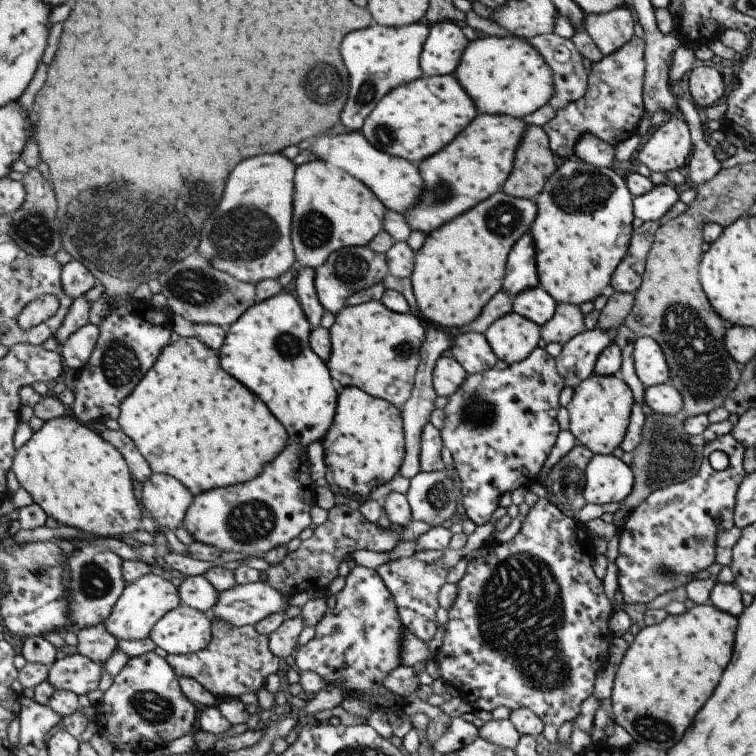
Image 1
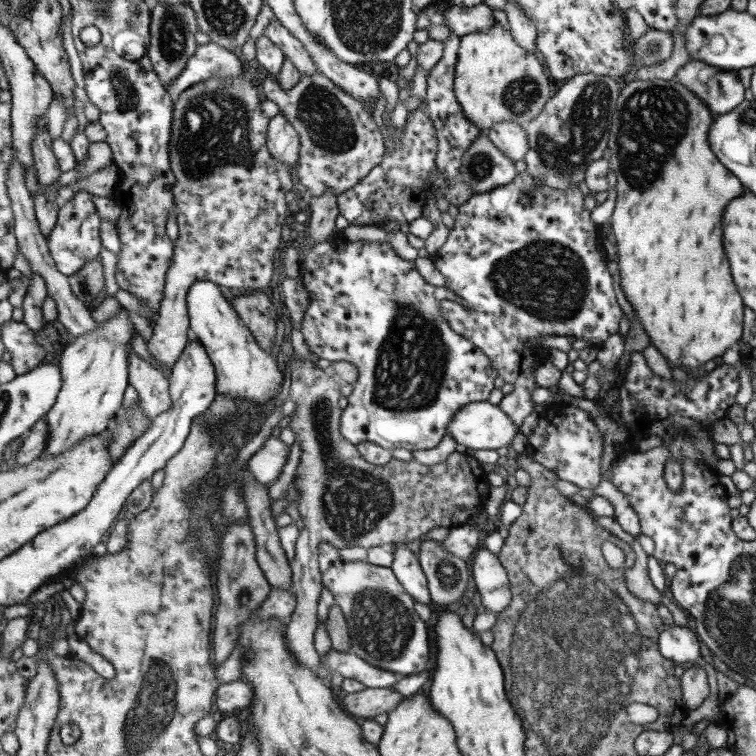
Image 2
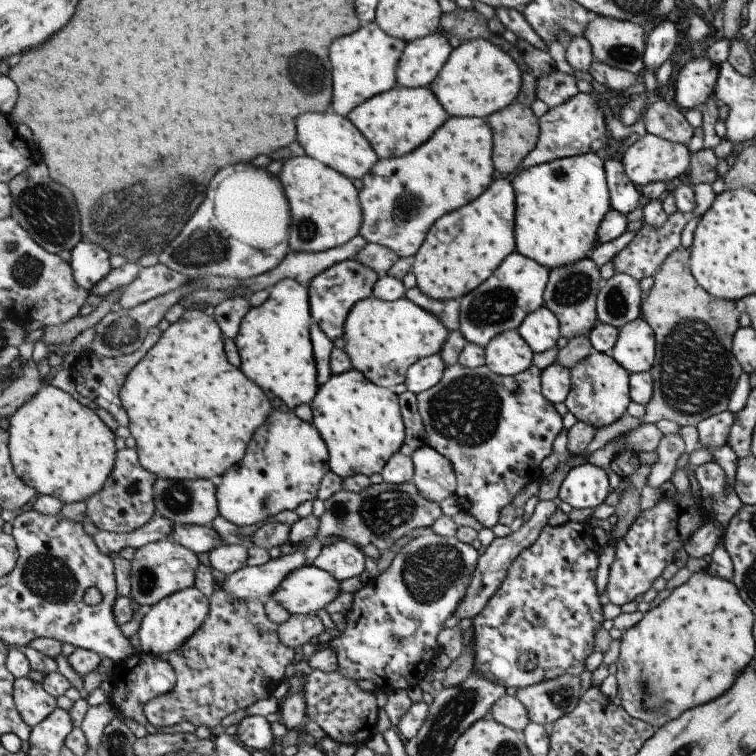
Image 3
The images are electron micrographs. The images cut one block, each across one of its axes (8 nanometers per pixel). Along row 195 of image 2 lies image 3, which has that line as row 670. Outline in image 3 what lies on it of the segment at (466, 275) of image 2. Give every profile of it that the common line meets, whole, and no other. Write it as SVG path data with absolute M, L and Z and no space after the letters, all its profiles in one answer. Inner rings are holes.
M567 521L562 525L543 528L539 540L526 548L509 567L507 578L485 610L472 620L475 668L473 674L501 684L505 688L527 688L545 680L561 678L563 674L581 676L585 672L585 658L597 652L595 634L604 628L603 604L595 586L599 568L599 546L589 522Z

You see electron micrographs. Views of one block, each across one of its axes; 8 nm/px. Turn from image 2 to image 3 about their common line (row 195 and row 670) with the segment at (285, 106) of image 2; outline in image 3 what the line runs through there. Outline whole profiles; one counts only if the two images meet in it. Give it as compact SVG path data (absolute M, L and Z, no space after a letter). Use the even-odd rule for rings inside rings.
M312 670L305 679L303 688L308 704L308 719L317 722L326 734L340 744L365 744L379 732L379 704L373 692L365 692L356 680L341 672Z

